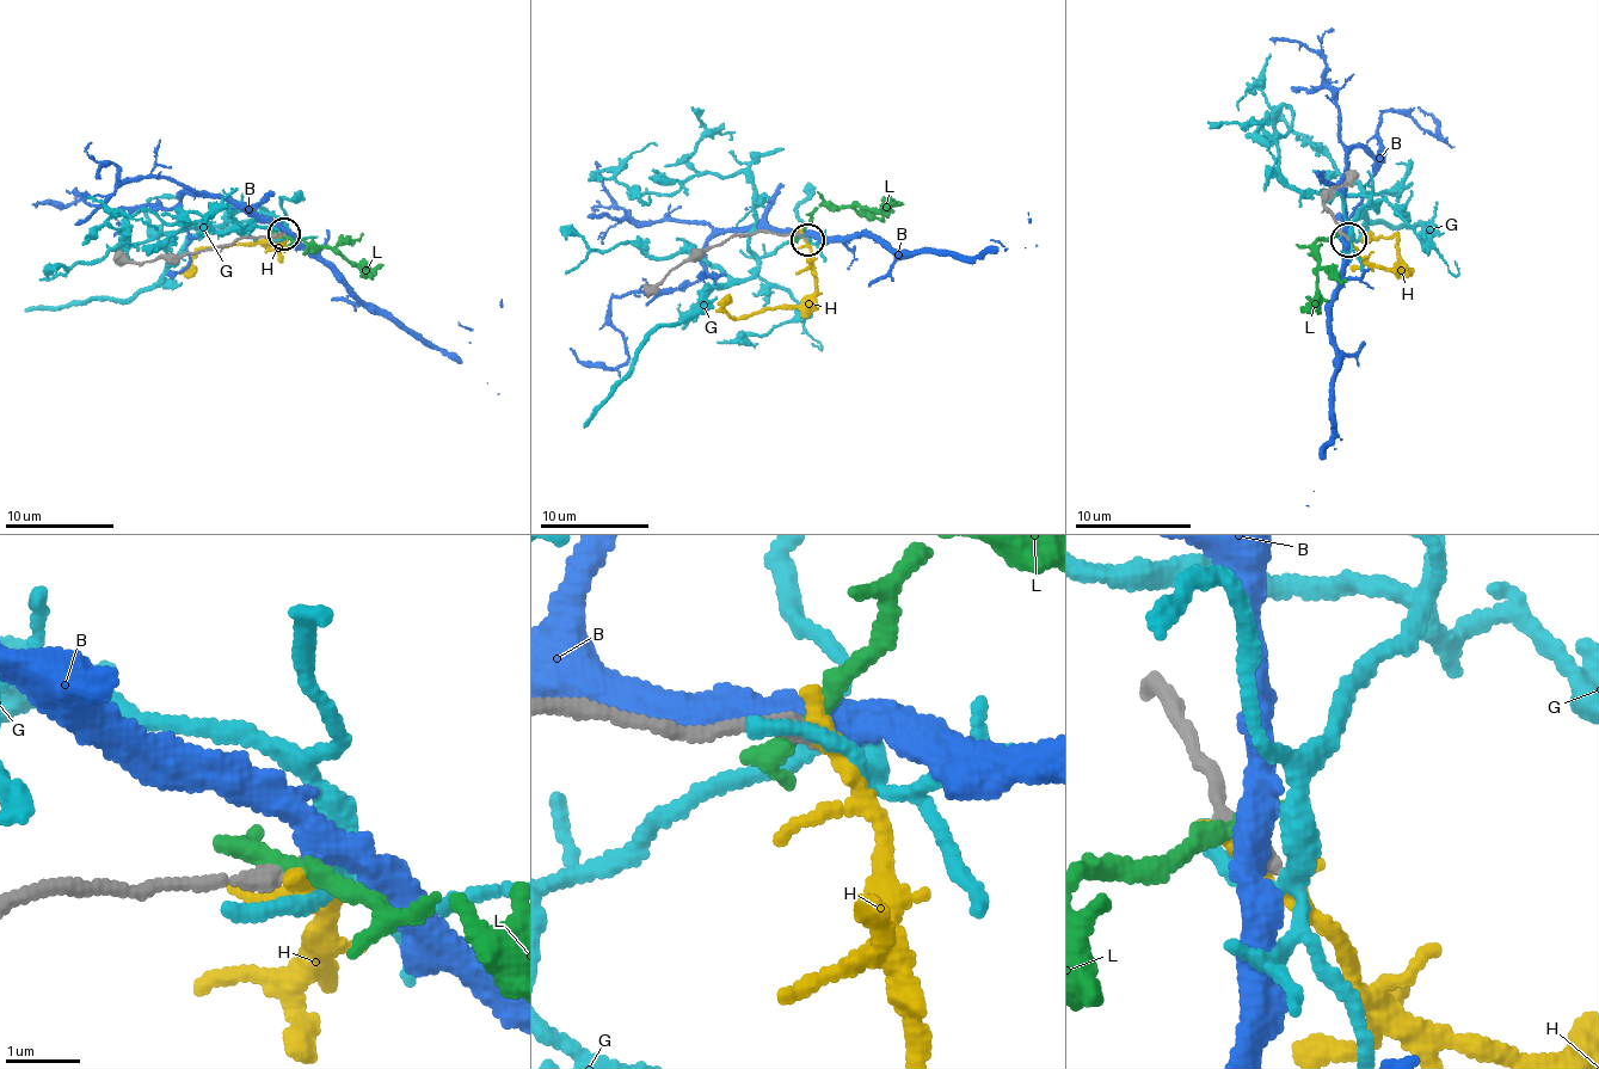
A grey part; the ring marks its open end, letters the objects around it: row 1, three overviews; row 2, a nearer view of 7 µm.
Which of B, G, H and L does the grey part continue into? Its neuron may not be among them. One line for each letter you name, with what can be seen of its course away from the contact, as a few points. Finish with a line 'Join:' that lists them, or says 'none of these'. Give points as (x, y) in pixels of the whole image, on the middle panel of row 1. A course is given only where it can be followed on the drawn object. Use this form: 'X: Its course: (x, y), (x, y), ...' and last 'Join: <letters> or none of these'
Join: none of these

